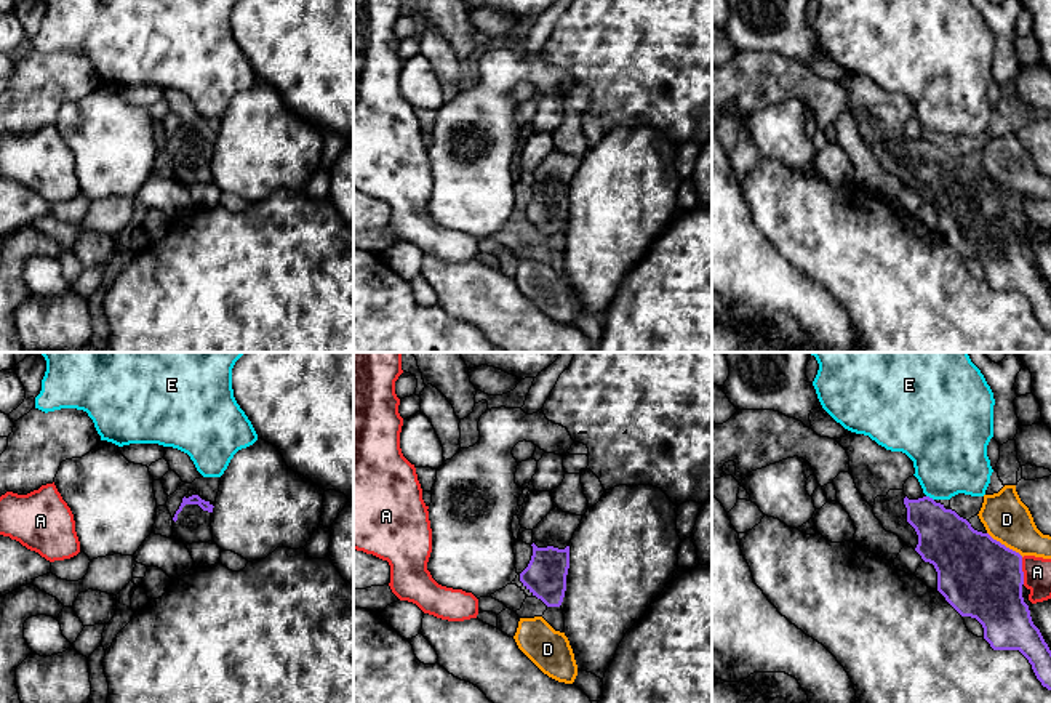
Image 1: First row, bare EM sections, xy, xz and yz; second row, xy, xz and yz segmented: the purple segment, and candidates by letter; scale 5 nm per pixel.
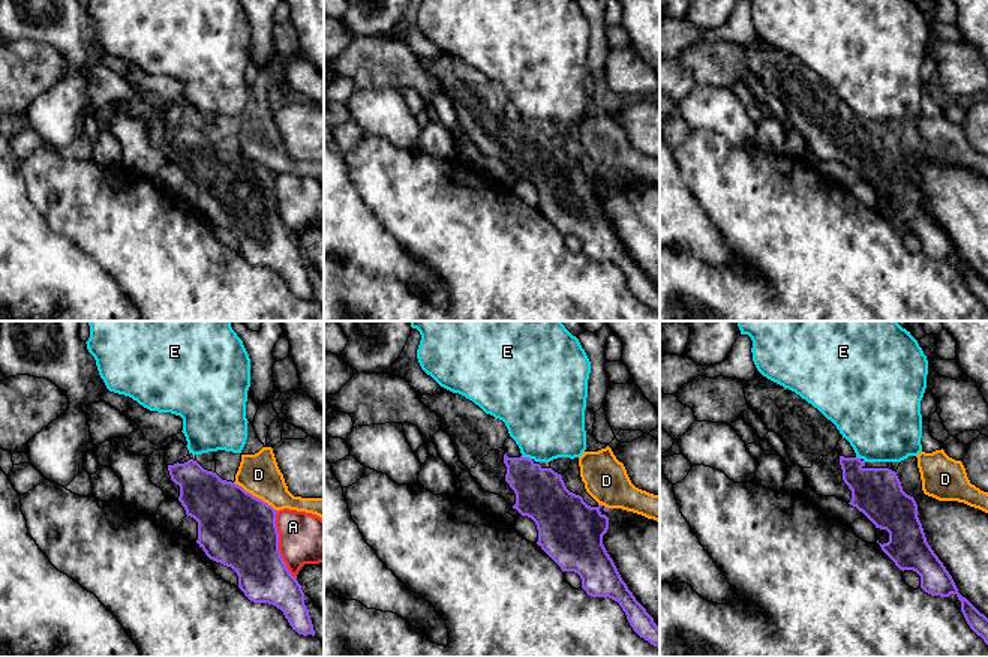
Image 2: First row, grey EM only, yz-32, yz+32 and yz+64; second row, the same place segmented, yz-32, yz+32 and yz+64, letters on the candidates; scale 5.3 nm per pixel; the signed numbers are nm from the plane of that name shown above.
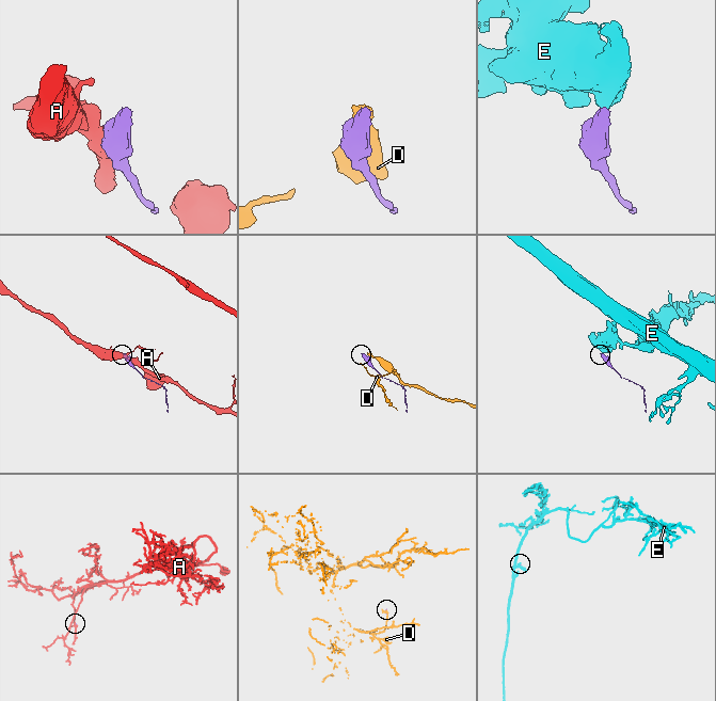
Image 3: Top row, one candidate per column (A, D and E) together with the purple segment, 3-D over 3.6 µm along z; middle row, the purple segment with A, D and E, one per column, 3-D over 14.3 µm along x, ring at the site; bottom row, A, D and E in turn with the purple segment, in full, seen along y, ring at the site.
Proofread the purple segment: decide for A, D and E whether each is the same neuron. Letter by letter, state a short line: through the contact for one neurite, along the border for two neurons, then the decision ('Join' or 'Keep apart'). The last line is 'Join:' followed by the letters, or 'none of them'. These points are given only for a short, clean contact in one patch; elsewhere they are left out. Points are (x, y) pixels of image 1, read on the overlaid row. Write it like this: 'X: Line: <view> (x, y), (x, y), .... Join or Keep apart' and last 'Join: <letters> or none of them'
A: Keep apart
D: Line: yz (987, 532), (1023, 556). Keep apart
E: Line: yz (927, 495), (933, 500). Keep apart
Join: none of them

